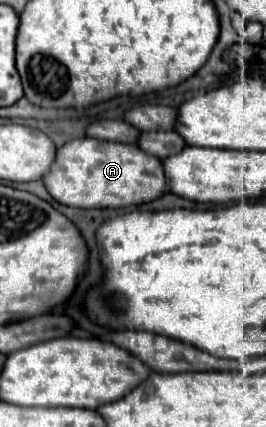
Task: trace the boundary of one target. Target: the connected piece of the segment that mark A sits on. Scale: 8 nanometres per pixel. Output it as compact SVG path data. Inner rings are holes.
M75 139L57 149L55 163L43 177L49 193L63 205L81 209L121 209L155 201L167 193L161 159L147 155L137 145L101 139ZM145 193L145 201L143 201Z

